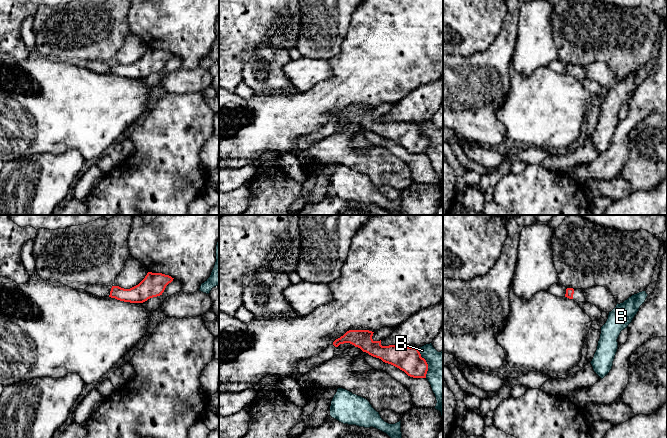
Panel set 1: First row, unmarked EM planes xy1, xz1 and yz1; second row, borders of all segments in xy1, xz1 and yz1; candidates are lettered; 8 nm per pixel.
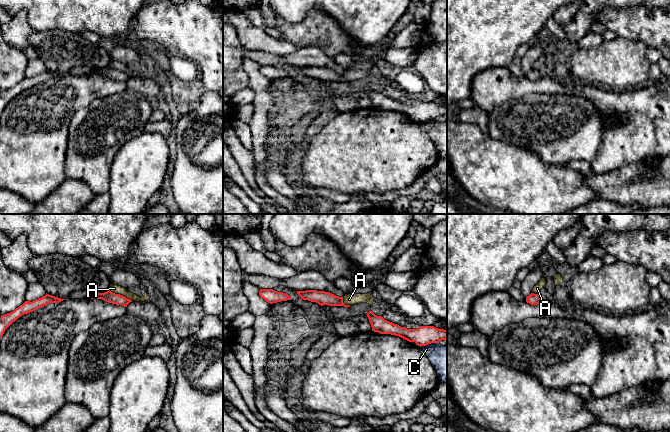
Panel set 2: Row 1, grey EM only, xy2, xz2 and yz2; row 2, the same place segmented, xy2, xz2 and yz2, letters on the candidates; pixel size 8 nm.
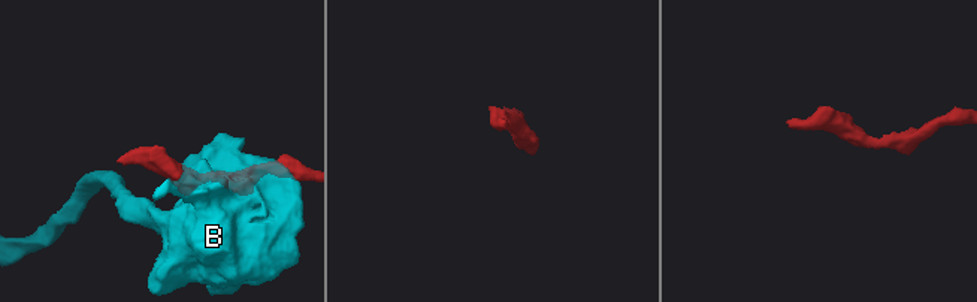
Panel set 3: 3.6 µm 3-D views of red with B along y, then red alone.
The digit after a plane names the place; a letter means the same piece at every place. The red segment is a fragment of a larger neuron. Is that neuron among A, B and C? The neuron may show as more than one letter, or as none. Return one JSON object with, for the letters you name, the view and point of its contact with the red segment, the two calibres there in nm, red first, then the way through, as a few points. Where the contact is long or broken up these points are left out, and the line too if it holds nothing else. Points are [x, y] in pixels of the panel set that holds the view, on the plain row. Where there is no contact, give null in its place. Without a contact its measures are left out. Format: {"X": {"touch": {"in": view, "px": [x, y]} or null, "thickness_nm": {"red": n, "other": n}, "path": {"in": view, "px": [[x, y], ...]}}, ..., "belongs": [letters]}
{"belongs": []}

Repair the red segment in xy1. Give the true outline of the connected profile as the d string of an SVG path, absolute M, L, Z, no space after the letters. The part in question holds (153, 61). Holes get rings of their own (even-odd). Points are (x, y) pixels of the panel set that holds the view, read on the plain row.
M148 48L136 62L124 65L112 62L109 73L130 79L143 79L150 74L162 71L166 62L173 57L169 51Z

